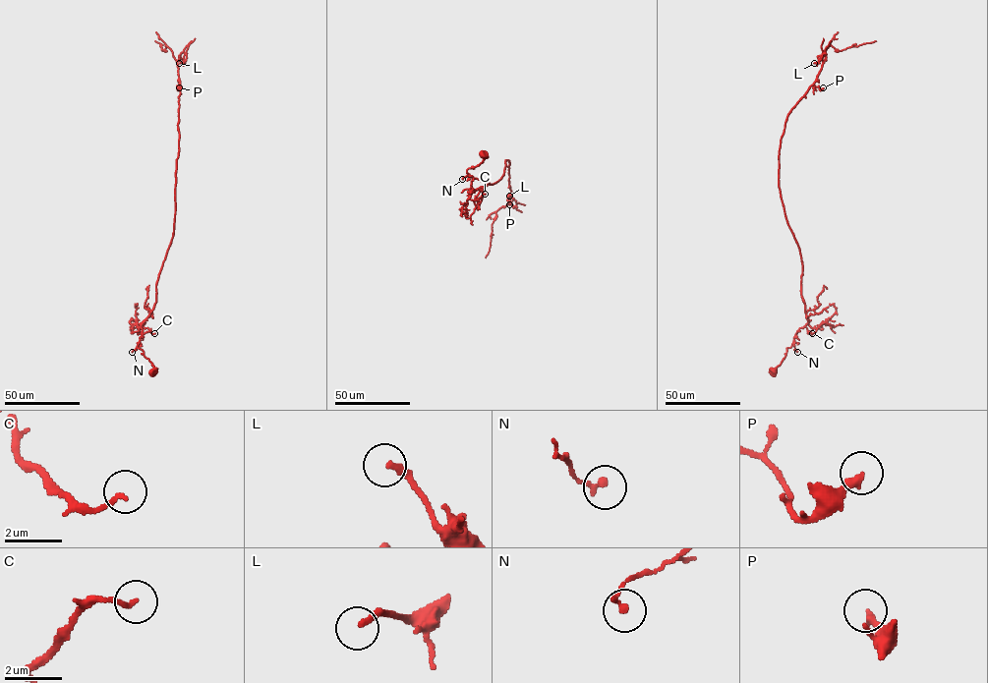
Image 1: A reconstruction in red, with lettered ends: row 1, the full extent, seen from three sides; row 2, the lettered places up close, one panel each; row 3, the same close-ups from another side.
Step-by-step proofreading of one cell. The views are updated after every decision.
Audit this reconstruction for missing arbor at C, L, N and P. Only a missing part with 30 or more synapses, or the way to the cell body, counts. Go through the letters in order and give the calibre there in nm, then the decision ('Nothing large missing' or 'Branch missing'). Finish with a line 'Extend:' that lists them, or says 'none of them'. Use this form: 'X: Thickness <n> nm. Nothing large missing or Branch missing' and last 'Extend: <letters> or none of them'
C: Thickness 150 nm. Nothing large missing
L: Thickness 220 nm. Nothing large missing
N: Thickness 240 nm. Nothing large missing
P: Thickness 280 nm. Nothing large missing
Extend: none of them

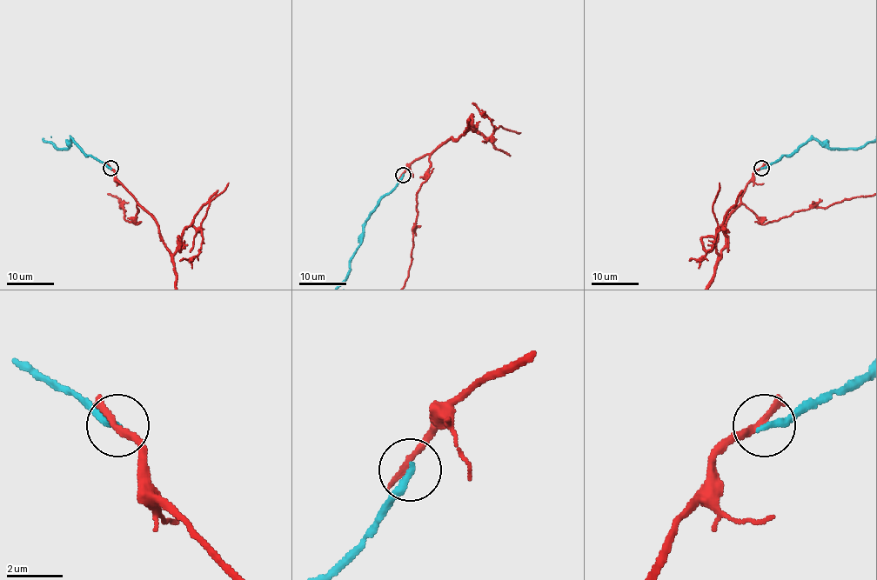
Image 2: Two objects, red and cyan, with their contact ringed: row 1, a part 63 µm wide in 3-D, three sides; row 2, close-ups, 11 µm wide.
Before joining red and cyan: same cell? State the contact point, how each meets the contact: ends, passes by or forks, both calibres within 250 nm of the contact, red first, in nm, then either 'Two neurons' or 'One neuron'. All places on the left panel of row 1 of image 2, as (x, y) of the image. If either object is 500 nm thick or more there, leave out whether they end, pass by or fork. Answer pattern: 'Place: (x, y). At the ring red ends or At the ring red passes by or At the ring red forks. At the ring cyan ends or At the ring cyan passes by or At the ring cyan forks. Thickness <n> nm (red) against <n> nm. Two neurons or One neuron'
Place: (110, 168). At the ring red passes by. At the ring cyan ends. Thickness 200 nm (red) against 240 nm. Two neurons

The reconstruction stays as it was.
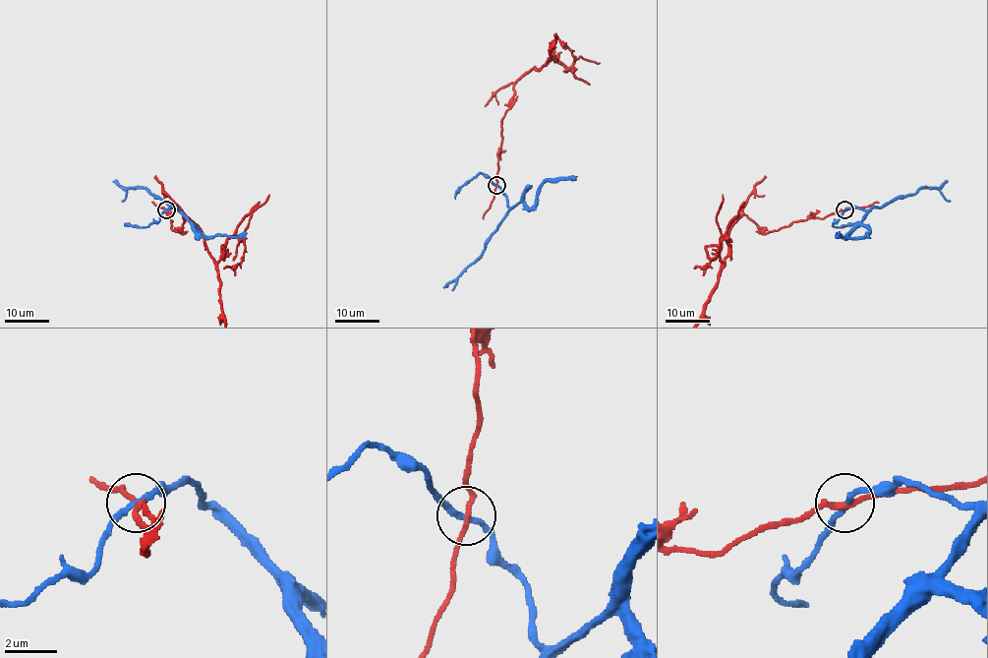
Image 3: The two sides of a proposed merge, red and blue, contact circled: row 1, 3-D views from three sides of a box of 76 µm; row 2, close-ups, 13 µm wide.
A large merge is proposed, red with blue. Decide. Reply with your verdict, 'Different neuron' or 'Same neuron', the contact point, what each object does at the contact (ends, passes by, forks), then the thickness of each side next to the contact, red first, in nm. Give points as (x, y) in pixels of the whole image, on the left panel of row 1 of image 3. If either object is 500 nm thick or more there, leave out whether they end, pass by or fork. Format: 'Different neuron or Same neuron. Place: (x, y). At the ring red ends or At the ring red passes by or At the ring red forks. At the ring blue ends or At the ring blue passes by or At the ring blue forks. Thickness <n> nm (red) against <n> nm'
Different neuron. Place: (166, 209). At the ring red passes by. At the ring blue passes by. Thickness 180 nm (red) against 200 nm

